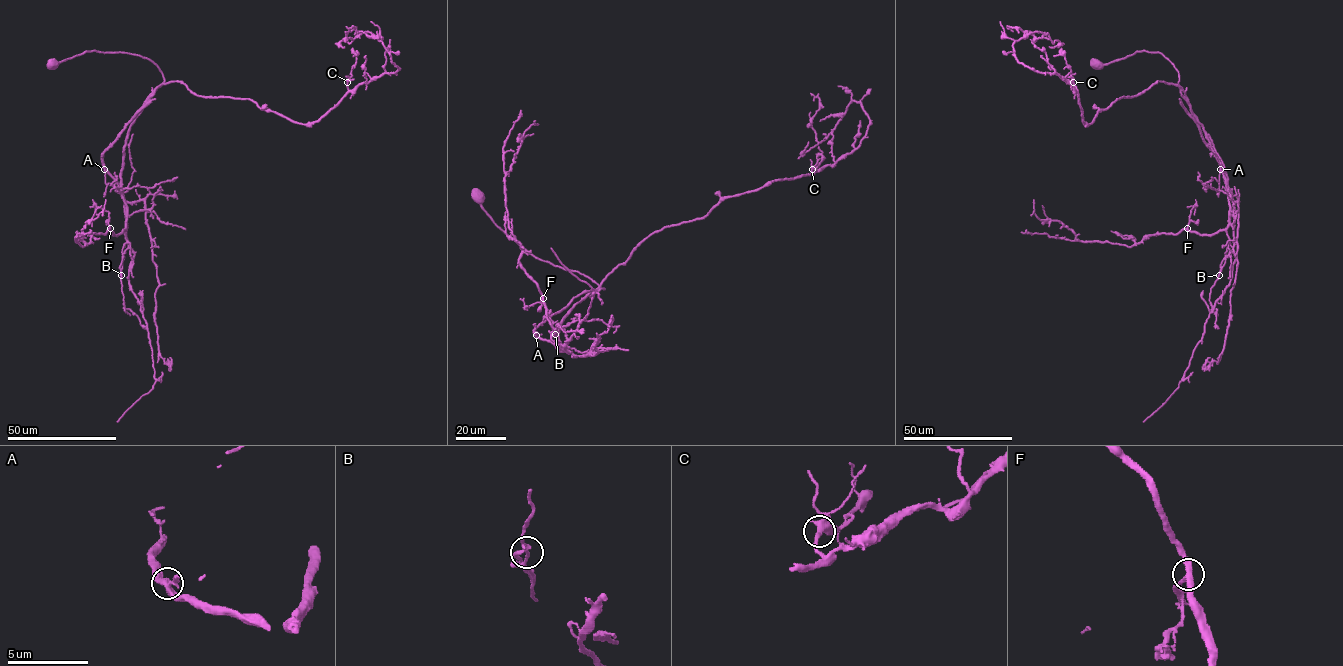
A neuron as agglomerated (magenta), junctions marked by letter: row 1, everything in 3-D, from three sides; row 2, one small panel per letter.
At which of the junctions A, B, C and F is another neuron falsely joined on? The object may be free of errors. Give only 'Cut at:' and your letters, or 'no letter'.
Cut at: B

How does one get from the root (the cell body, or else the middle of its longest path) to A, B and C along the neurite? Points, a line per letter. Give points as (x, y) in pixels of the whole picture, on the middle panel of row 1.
A: (477, 195), (492, 220), (529, 253), (584, 274), (604, 288), (570, 310), (559, 325), (554, 343), (536, 335)
B: (477, 195), (492, 220), (529, 253), (584, 274), (604, 288), (564, 316), (555, 341), (562, 346), (556, 334)
C: (477, 195), (492, 220), (529, 253), (604, 288), (602, 281), (651, 234), (703, 218), (725, 198), (812, 169)

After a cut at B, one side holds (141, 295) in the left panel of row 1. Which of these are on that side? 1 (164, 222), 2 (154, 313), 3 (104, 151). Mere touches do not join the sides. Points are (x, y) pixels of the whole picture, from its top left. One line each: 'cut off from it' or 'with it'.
1: with it
2: with it
3: with it

